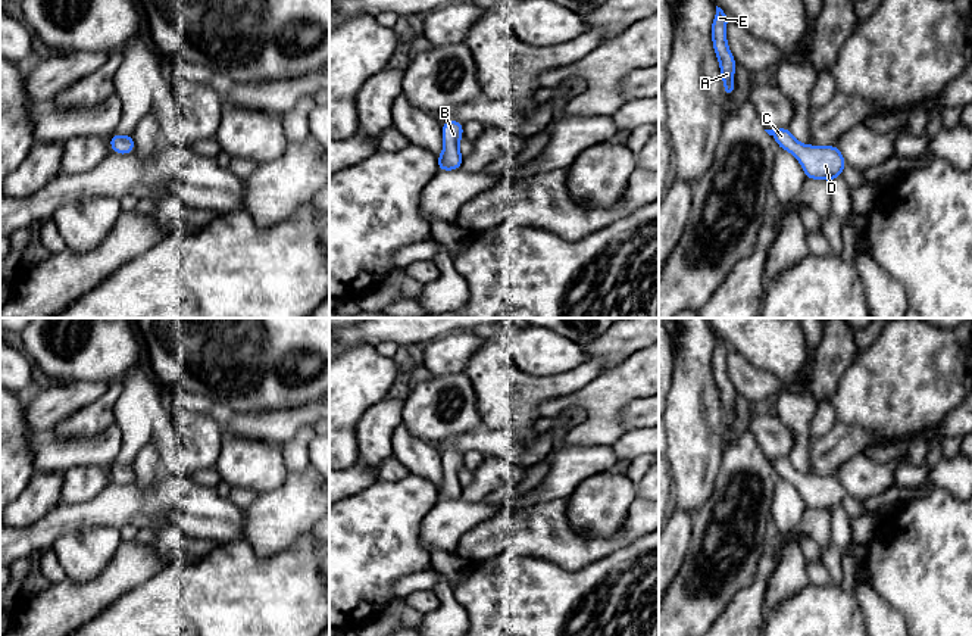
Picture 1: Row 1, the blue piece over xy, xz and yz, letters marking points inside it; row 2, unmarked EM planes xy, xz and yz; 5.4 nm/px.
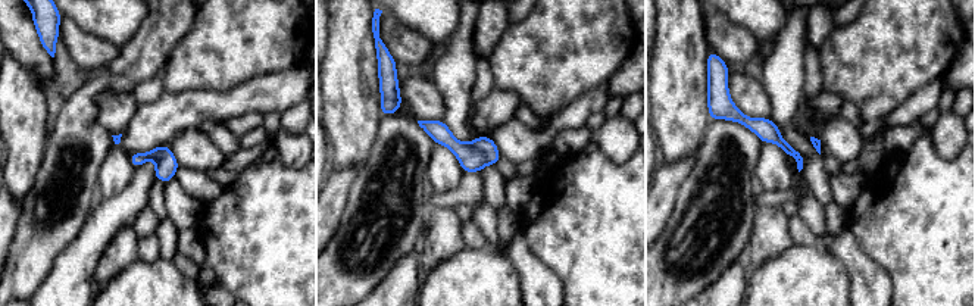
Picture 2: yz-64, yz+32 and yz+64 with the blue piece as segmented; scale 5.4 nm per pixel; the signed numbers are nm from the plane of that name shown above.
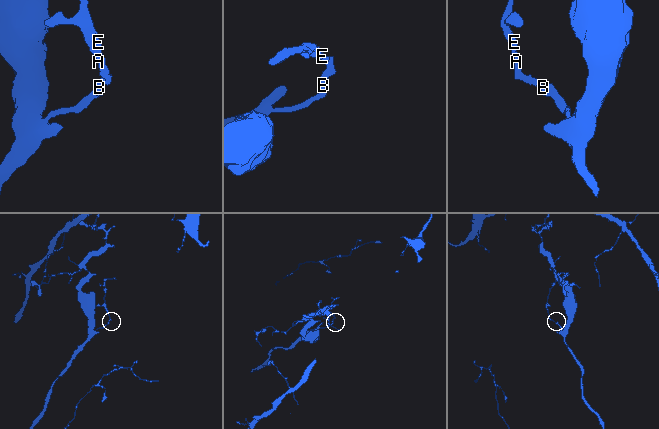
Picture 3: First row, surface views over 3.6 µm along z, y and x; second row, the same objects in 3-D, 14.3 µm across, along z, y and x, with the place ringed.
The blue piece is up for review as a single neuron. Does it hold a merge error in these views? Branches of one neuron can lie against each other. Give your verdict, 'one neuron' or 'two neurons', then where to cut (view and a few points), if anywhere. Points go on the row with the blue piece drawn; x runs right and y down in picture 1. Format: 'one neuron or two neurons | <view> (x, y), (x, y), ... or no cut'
one neuron | no cut

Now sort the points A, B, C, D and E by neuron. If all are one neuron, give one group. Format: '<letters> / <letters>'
A B C D E

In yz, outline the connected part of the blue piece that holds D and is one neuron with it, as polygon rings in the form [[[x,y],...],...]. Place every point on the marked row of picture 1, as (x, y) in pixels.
[[[790,128],[765,130],[779,149],[790,152],[801,165],[807,180],[832,181],[841,177],[847,165],[838,146],[812,146],[798,143]]]

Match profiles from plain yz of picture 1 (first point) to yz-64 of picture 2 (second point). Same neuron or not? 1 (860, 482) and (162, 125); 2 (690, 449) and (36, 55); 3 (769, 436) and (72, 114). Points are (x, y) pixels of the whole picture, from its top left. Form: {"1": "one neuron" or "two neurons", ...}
{"1": "two neurons", "2": "two neurons", "3": "two neurons"}

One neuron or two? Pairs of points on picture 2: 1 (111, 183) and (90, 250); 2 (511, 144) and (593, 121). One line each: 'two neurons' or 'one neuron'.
1: two neurons
2: two neurons

